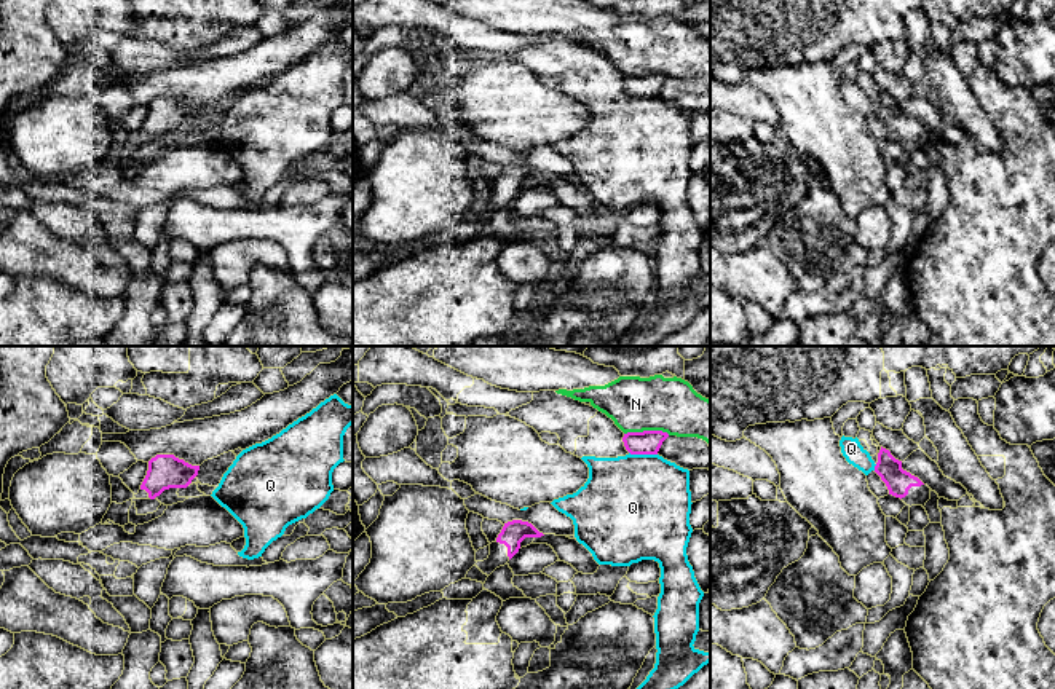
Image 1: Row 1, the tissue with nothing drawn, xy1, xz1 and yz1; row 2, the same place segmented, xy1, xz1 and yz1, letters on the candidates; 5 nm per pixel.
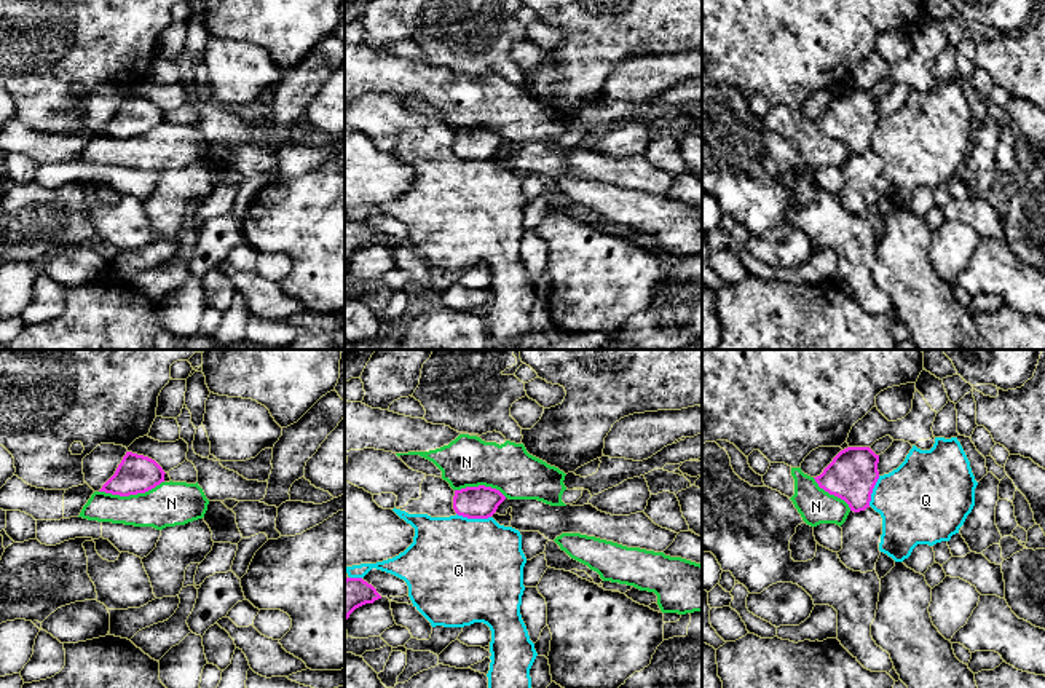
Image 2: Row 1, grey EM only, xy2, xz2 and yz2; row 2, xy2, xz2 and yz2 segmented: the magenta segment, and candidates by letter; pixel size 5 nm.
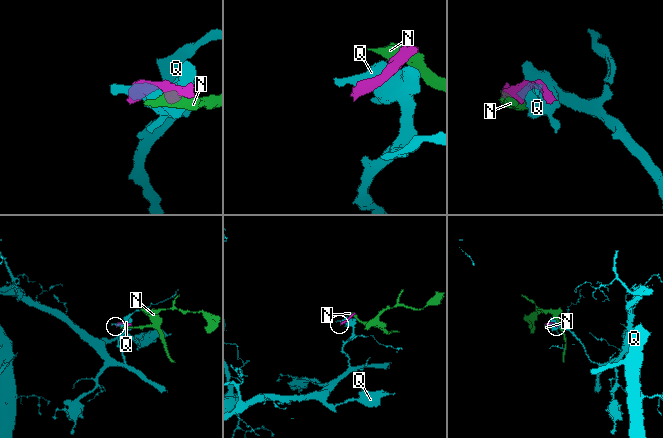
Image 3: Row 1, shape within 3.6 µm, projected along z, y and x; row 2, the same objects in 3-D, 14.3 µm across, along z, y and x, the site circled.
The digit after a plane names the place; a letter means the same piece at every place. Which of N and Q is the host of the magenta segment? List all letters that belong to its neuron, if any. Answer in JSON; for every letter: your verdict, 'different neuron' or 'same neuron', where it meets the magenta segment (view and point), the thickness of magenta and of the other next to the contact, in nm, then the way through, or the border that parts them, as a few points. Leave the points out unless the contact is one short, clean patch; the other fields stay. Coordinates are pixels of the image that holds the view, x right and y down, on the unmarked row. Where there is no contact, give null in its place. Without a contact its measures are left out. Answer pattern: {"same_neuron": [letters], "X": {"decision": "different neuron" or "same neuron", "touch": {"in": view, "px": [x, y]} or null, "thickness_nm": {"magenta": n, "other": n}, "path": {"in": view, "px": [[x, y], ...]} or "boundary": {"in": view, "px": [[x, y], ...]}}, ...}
{"same_neuron": [], "N": {"decision": "different neuron", "touch": {"in": "xy2", "px": [131, 136]}, "thickness_nm": {"magenta": 190, "other": 220}}, "Q": {"decision": "different neuron", "touch": {"in": "xz2", "px": [474, 160]}, "thickness_nm": {"magenta": 160, "other": 500}}}

